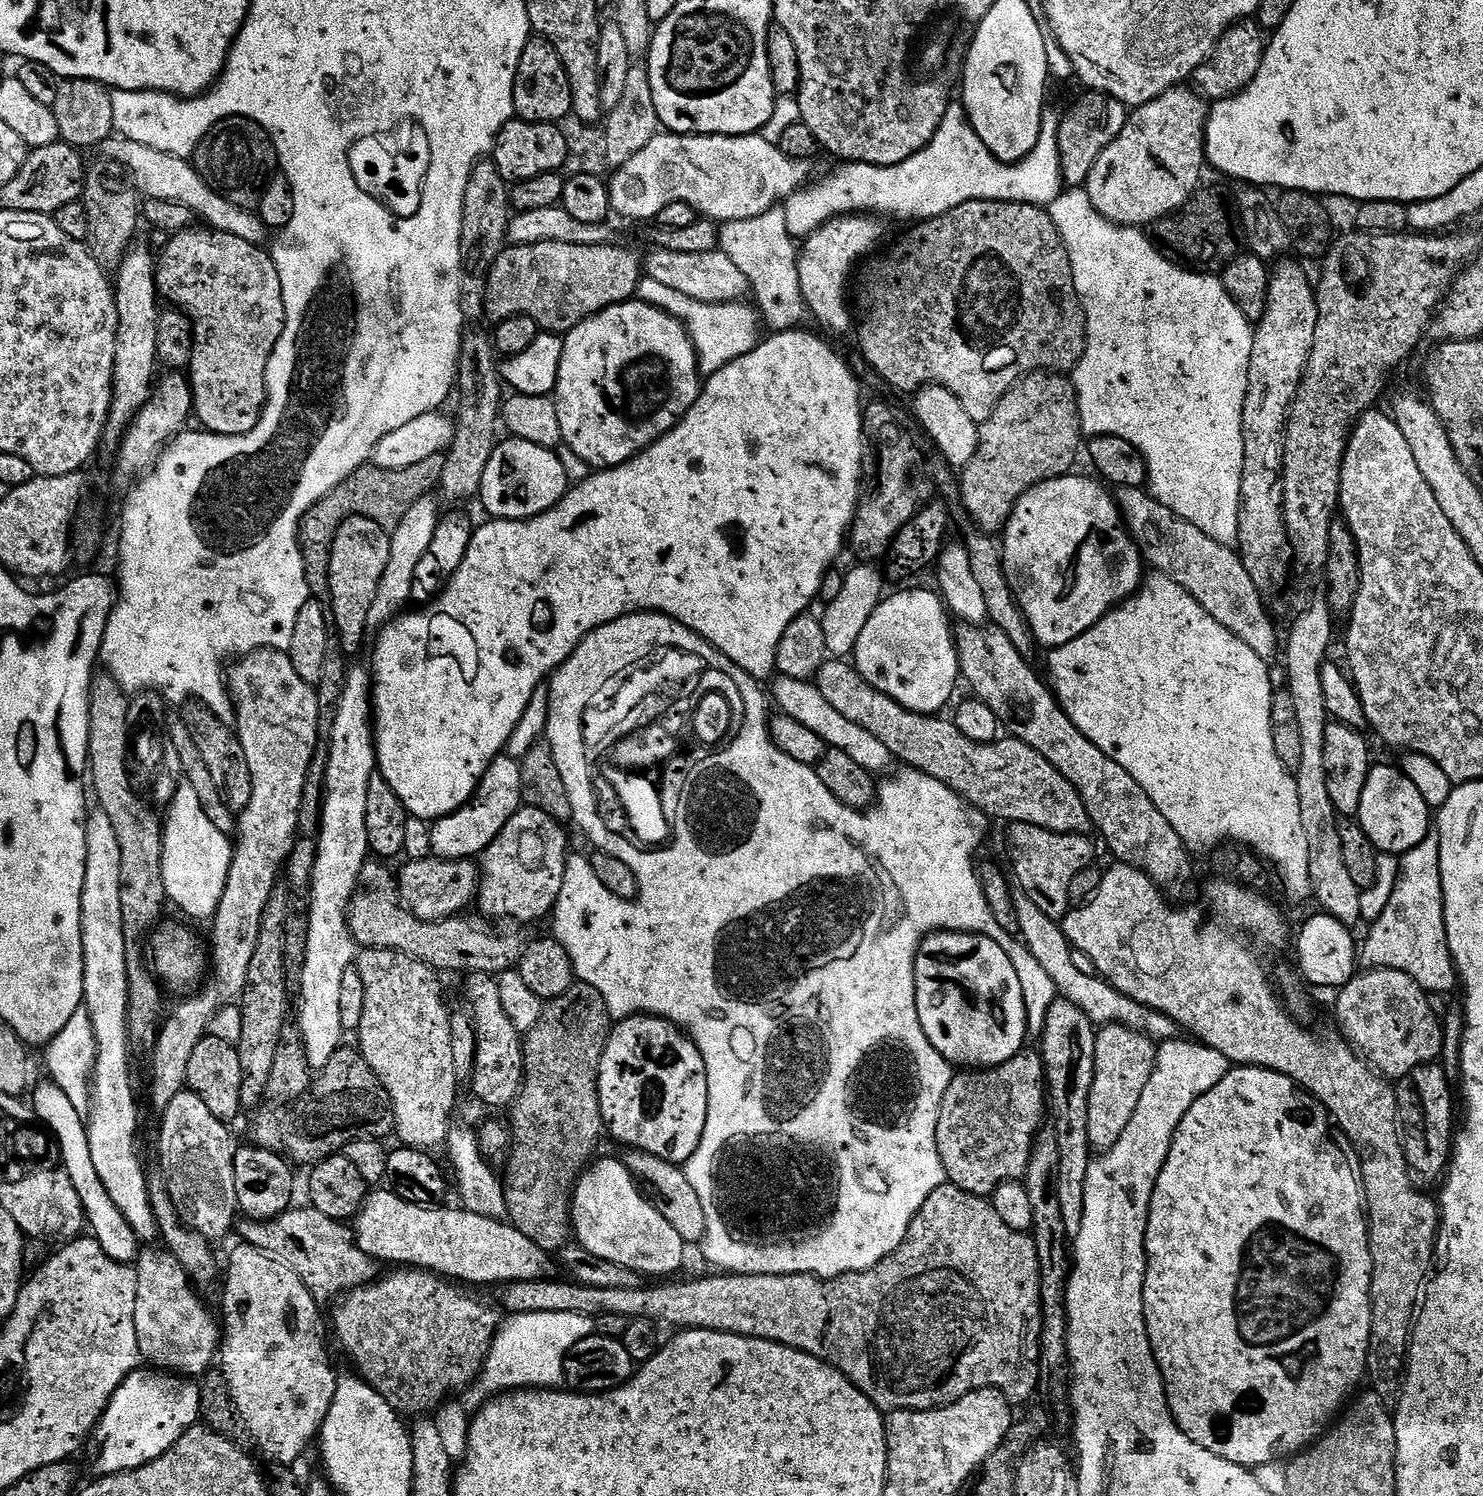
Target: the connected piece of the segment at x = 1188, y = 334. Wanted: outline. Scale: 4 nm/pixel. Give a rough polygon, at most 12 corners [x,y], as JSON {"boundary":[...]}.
{"boundary":[[1046,211],[1088,344],[1085,437],[1235,545],[1253,321],[1223,279]]}

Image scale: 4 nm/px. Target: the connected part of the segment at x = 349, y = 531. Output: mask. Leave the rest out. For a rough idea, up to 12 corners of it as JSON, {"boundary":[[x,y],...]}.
{"boundary":[[365,516],[338,526],[331,623],[356,652],[390,562],[389,529]]}

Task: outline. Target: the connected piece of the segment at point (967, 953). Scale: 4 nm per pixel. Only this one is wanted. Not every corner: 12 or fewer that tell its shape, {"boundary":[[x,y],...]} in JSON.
{"boundary":[[933,932],[914,966],[926,1038],[957,1069],[1029,1035],[998,942]]}

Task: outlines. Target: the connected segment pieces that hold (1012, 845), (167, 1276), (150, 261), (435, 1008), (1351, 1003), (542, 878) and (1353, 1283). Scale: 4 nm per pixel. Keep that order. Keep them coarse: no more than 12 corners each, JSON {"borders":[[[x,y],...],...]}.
{"borders":[[[1013,824],[1014,880],[1063,921],[1070,882],[1093,867],[1087,835]],[[166,1250],[141,1251],[134,1330],[145,1365],[213,1367],[222,1328]],[[136,246],[114,273],[120,317],[105,445],[119,445],[154,391],[154,256]],[[366,948],[358,1047],[395,1135],[436,1150],[454,1123],[450,1008],[436,969]],[[1402,970],[1339,989],[1343,1039],[1381,1076],[1441,1059],[1441,1017]],[[521,806],[478,860],[479,915],[540,920],[565,825]],[[1229,1067],[1150,1198],[1168,1408],[1255,1470],[1362,1384],[1325,1109]]]}

